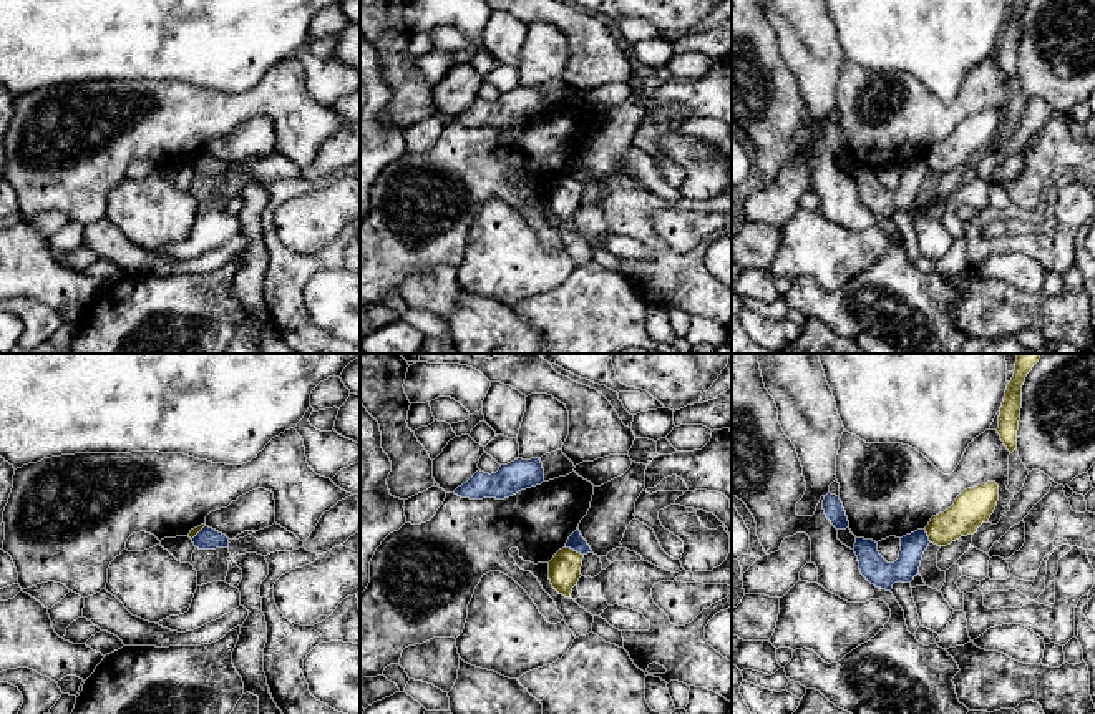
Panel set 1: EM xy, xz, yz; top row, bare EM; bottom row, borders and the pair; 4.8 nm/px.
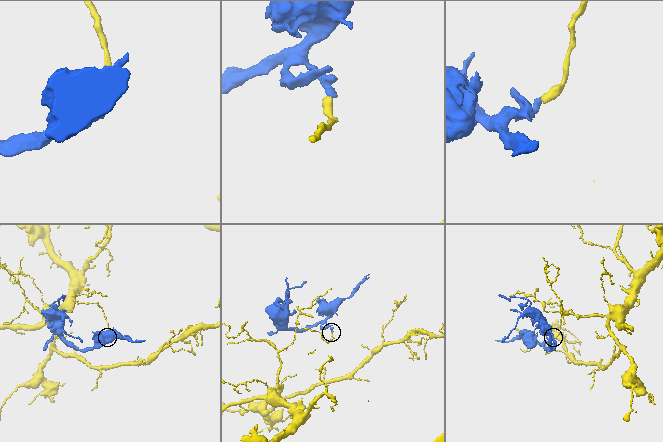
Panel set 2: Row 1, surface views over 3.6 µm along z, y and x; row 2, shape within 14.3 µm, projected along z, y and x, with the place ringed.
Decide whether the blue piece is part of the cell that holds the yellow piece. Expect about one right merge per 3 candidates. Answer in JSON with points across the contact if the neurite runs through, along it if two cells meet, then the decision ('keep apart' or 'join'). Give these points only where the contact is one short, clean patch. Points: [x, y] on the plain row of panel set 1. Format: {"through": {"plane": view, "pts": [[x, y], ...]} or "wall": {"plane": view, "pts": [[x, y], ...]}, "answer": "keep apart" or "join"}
{"wall": {"plane": "xz", "pts": [[564, 175], [583, 183]]}, "answer": "keep apart"}

